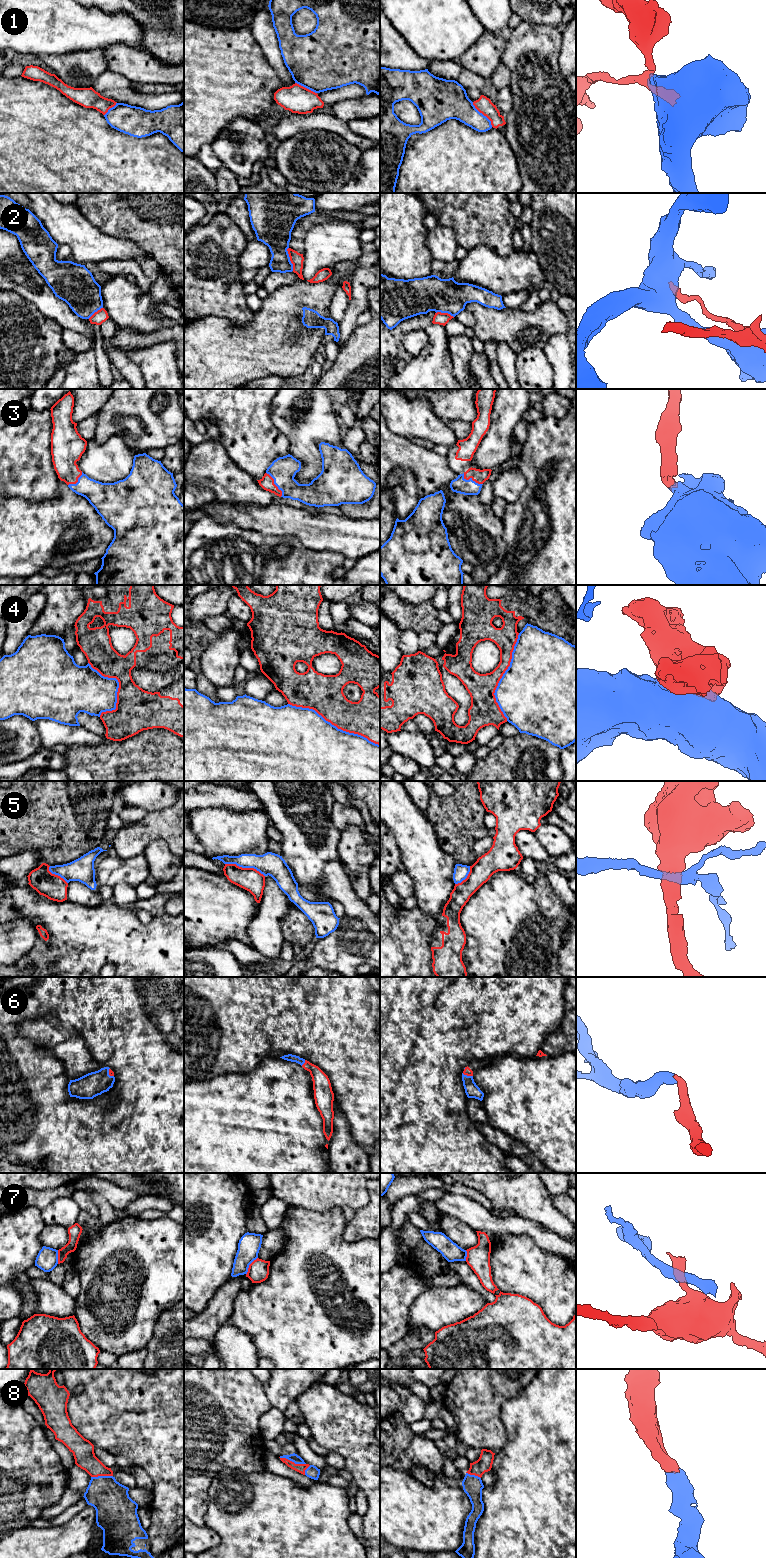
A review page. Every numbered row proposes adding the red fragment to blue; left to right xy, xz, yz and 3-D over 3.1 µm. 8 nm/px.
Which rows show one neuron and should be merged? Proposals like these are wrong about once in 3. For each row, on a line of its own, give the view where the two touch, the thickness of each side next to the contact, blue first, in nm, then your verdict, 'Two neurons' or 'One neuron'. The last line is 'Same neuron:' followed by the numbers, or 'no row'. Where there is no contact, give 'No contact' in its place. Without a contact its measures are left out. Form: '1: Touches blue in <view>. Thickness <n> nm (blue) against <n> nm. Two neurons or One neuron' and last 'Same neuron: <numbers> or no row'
1: Touches blue in yz. Thickness 260 nm (blue) against 130 nm. Two neurons
2: Touches blue in xz. Thickness 260 nm (blue) against 100 nm. Two neurons
3: Touches blue in xz. Thickness 200 nm (blue) against 110 nm. One neuron
4: Touches blue in xz. Thickness 500 nm (blue) against 300 nm. Two neurons
5: Touches blue in xz. Thickness 180 nm (blue) against 180 nm. Two neurons
6: Touches blue in yz. Thickness 110 nm (blue) against 70 nm. One neuron
7: Touches blue in xz. Thickness 180 nm (blue) against 170 nm. Two neurons
8: Touches blue in xz. Thickness 70 nm (blue) against 70 nm. One neuron
Same neuron: 3, 6, 8

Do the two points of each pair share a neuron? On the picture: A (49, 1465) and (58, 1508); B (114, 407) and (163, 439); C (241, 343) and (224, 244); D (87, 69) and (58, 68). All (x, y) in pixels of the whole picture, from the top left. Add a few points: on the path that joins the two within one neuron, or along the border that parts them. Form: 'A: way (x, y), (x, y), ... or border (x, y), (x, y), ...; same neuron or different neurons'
A: border (67, 1487), (62, 1496), (39, 1516); different neurons
B: way (127, 407), (135, 407), (154, 426); same neuron
C: border (255, 312), (243, 325), (216, 316); different neurons
D: way (80, 68), (73, 66), (65, 67); same neuron

